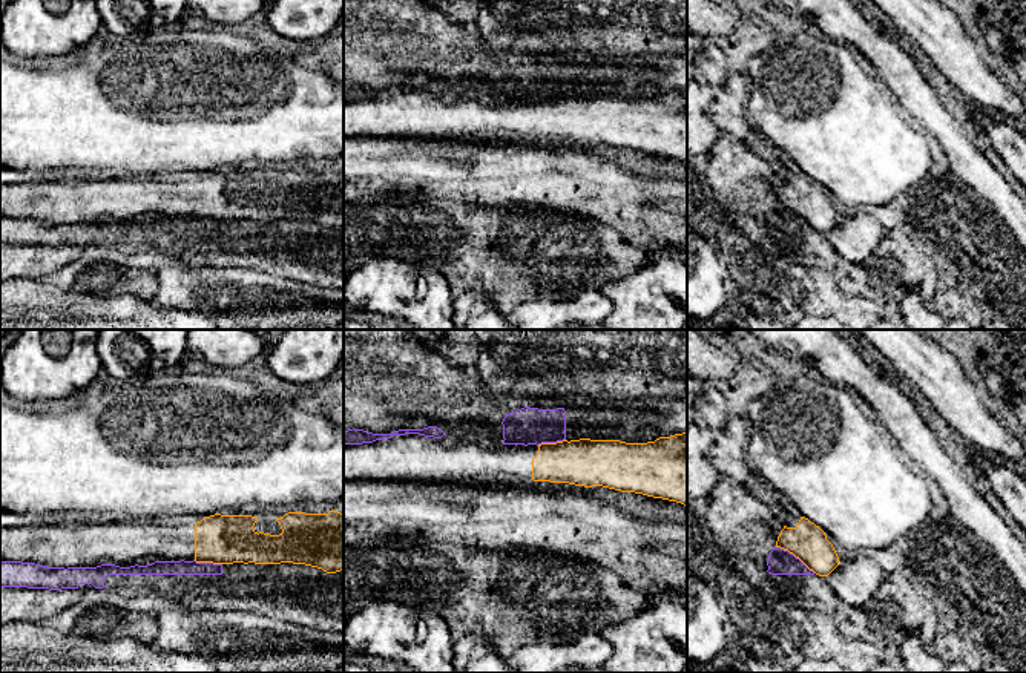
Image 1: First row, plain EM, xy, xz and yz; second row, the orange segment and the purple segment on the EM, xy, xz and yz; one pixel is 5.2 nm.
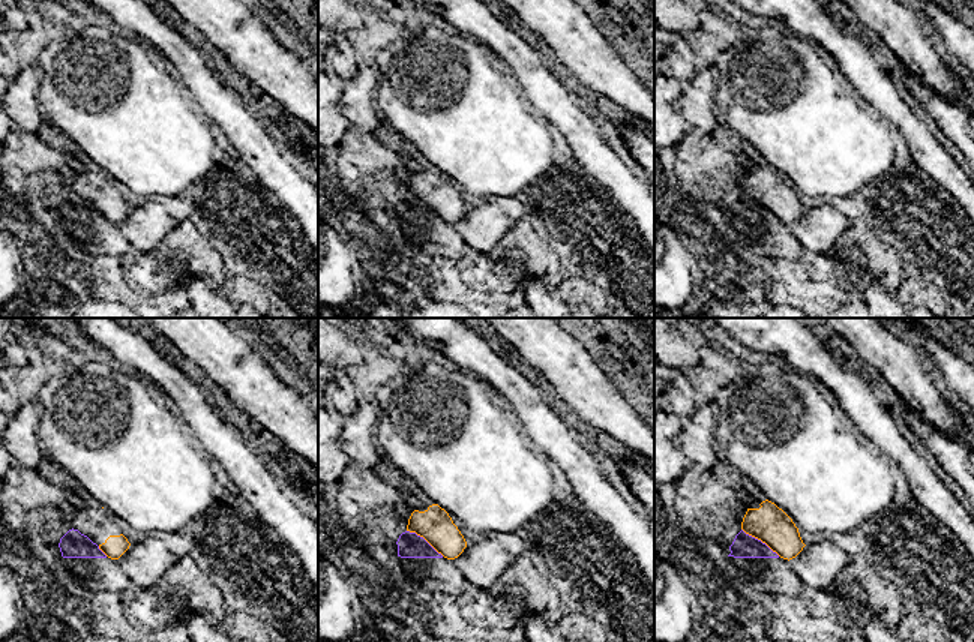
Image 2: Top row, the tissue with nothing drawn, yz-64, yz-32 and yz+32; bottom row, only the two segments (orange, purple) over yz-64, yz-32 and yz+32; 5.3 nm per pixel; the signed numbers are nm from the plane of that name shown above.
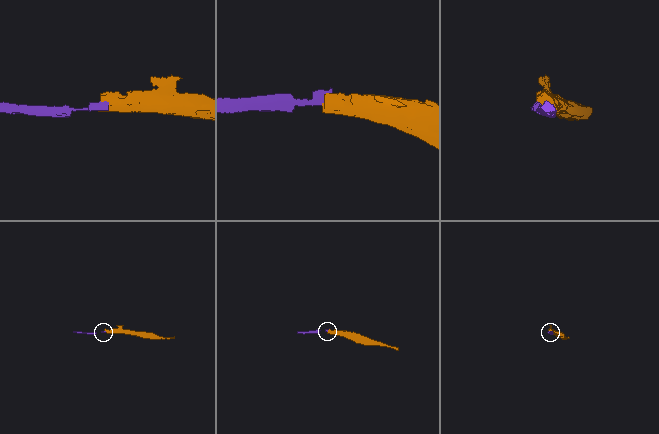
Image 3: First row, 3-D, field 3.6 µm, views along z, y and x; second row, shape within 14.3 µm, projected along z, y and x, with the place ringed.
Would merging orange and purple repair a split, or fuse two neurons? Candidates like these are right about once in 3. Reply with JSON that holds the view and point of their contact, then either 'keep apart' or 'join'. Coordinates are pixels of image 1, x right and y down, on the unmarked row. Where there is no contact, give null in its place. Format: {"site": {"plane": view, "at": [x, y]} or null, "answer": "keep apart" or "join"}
{"site": {"plane": "yz", "at": [795, 212]}, "answer": "keep apart"}

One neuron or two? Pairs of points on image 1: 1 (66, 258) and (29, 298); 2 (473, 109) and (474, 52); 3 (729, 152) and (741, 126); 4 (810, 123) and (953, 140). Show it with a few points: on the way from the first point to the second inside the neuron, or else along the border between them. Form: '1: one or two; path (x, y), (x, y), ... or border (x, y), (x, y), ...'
1: two; border (16, 278), (46, 279)
2: two; border (471, 88), (445, 91)
3: two; border (723, 132), (744, 141)
4: two; border (908, 117), (925, 132)

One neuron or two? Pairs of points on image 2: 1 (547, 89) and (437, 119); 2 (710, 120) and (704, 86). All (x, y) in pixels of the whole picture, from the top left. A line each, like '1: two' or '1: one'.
1: two
2: one

